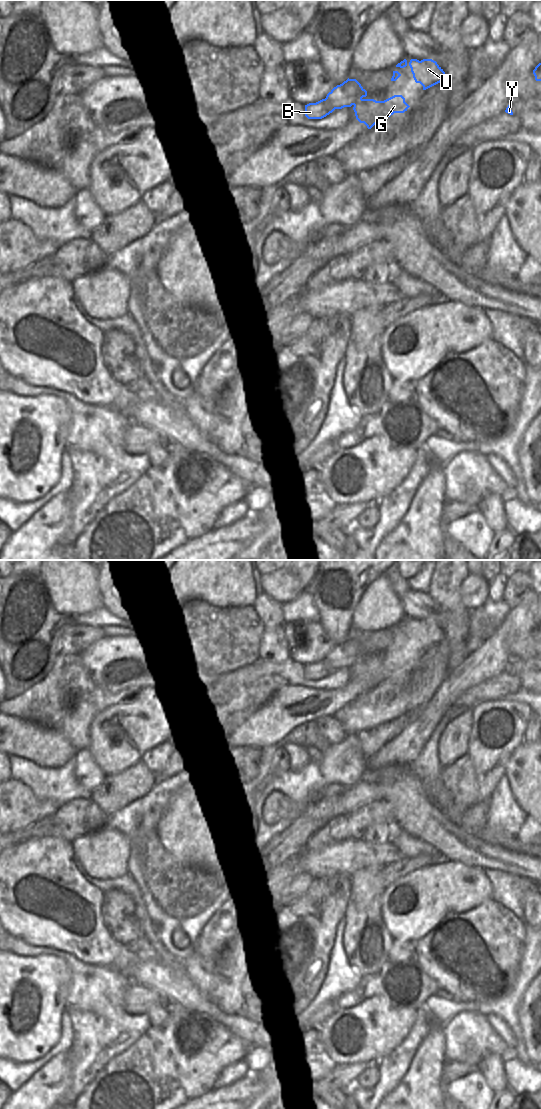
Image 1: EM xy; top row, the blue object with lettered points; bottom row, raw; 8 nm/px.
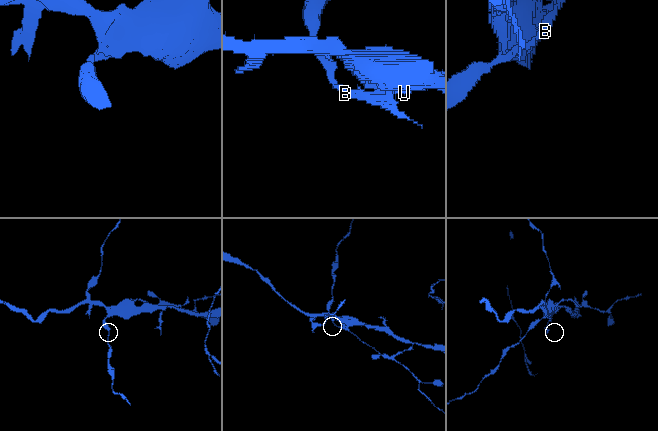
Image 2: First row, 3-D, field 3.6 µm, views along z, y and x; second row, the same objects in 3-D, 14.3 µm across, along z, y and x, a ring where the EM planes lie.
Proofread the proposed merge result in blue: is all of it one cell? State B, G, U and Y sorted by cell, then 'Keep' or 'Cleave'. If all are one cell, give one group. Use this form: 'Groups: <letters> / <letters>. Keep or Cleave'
Groups: B / G U Y. Cleave.

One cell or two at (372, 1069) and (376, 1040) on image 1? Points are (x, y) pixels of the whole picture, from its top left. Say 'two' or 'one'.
two

